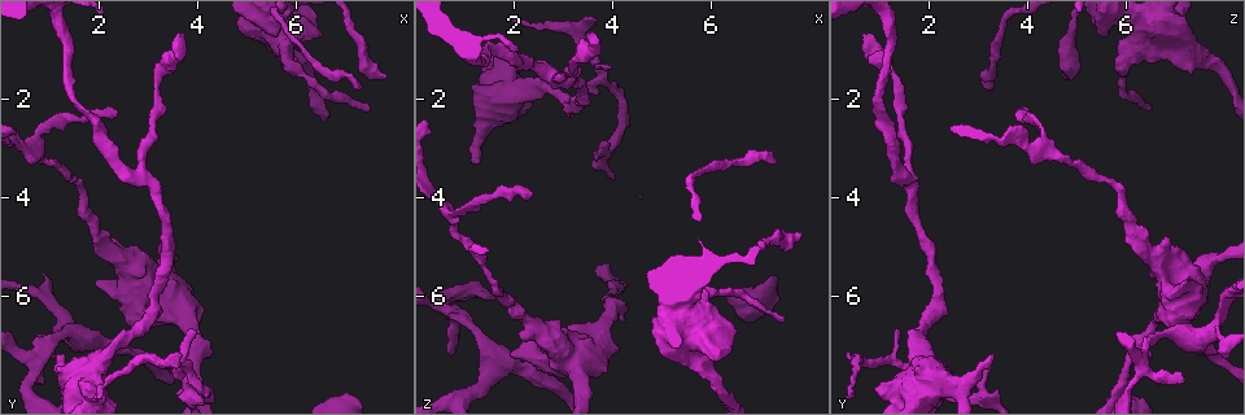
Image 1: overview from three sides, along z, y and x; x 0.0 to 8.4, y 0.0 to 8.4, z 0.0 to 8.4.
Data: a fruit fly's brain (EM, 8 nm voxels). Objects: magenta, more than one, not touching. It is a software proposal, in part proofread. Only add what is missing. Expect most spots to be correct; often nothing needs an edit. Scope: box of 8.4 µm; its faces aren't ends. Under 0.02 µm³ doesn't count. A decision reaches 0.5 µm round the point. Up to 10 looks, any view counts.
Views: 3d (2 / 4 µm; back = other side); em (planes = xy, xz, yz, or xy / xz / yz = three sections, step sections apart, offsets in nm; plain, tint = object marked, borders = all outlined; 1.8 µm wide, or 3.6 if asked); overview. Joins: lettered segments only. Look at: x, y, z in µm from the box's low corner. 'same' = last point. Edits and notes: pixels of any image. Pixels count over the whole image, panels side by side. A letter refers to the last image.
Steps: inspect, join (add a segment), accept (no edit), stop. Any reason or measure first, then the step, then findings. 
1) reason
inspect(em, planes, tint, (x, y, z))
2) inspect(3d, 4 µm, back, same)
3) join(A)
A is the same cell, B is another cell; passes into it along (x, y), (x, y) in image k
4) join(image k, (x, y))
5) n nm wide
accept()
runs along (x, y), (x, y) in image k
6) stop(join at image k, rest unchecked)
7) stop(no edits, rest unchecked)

branch stops here
inspect(3d, 4 µm, (7.75, 1.60, 4.70))

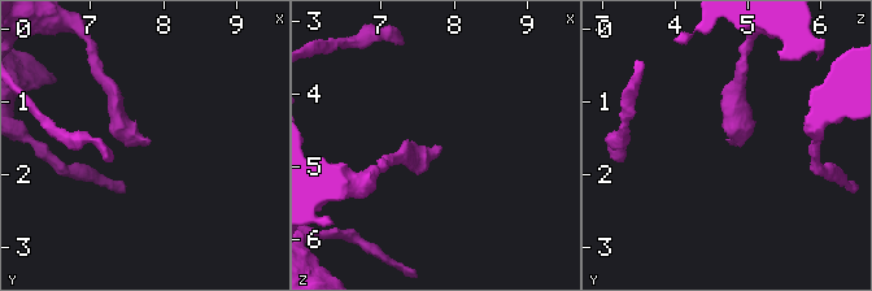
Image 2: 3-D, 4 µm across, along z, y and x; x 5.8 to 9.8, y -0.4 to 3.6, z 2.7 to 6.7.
need the tissue
inspect(em, yz, step 8, borders, (7.75, 1.55, 4.75))

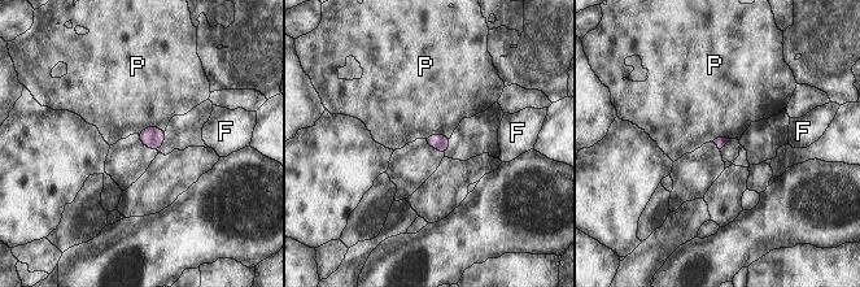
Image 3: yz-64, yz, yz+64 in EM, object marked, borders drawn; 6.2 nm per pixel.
cut it another way
inspect(em, planes, borders, same)

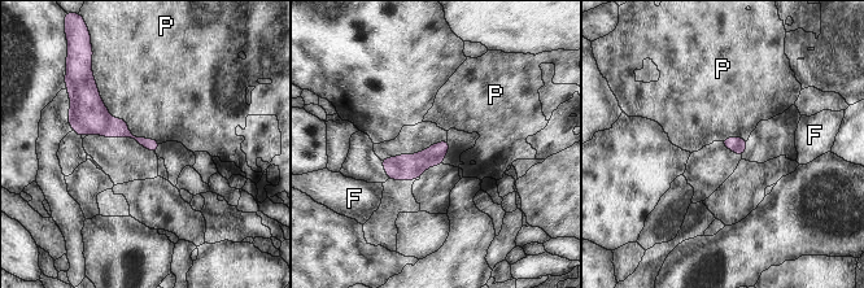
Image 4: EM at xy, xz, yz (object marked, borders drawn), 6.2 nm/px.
accept()
F and P are other cells; border along (92, 73), (108, 112), (161, 143) in image 4; no lettered segment goes on from it

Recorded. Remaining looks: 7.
branch stops here
inspect(3d, 4 µm, (3.60, 0.70, 0.70))

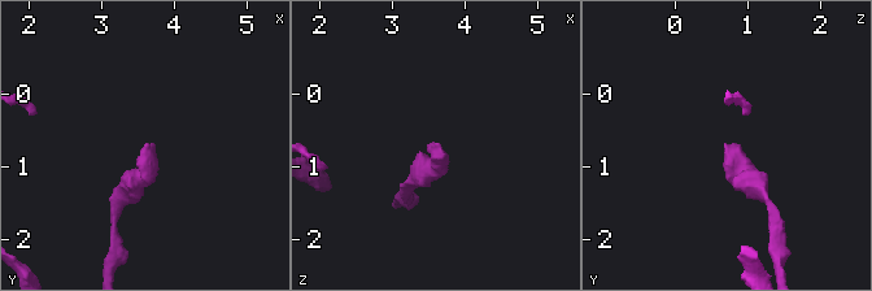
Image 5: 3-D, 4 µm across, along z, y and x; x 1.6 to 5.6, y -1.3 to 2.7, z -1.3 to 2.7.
shape alone is not enough
inspect(em, 3.6 µm, yz, step 16, borders, (3.60, 0.70, 0.70))

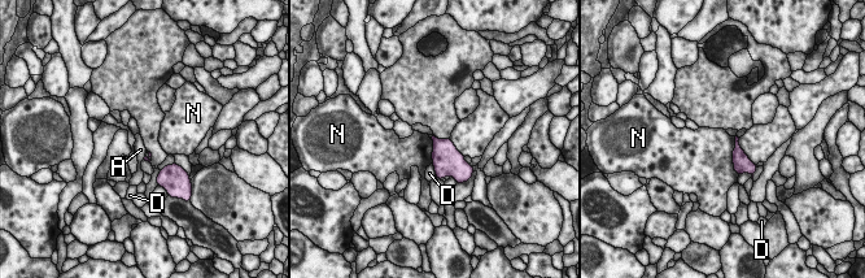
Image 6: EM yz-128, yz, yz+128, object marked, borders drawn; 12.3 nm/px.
another direction
inspect(em, 3.6 µm, xy, step 8, borders, same)

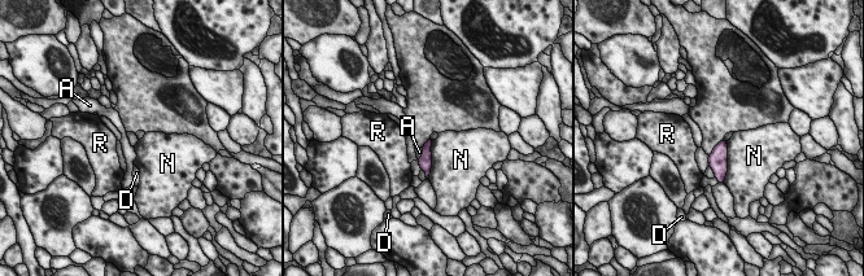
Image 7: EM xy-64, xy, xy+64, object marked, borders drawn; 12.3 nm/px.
accept()
A, D, N and R are other cells; border along (727, 141), (727, 175), (723, 182) in image 7; no lettered segment goes on from it

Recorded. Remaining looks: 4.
free end
inspect(em, planes, plain, (2.35, 2.25, 3.95))

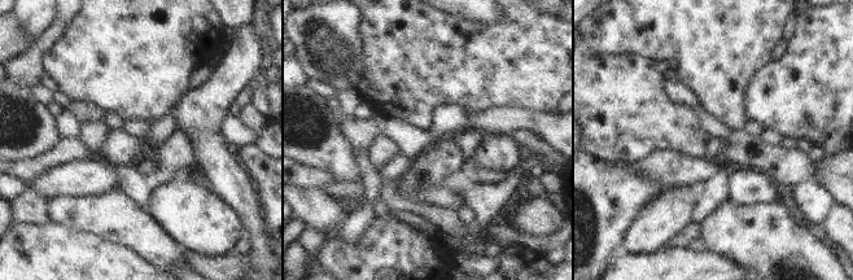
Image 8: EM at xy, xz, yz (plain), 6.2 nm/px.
inspect(em, planes, borders, same)

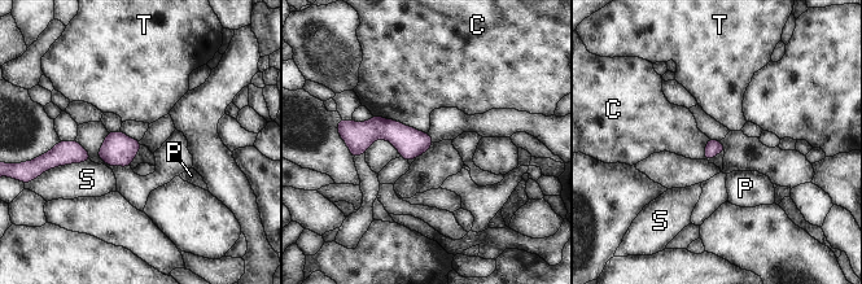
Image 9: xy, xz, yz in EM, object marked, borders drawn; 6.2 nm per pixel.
C touches over 360 nm
accept()
C, P, S and T are other cells; runs along (349, 138), (397, 132), (429, 142) in image 9; no lettered segment goes on from it

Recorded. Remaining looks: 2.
stop(no edits, rest unchecked)

